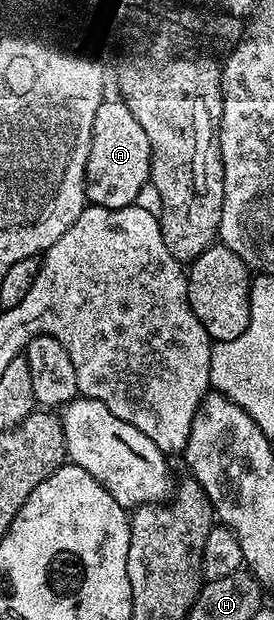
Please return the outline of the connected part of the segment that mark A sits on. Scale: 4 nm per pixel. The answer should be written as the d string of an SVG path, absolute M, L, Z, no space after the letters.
M106 100L98 108L98 116L94 118L86 175L88 202L93 206L111 210L131 206L135 203L138 192L142 192L142 188L149 185L151 172L150 140L146 140L142 124L134 120L134 112L126 108L124 101Z

